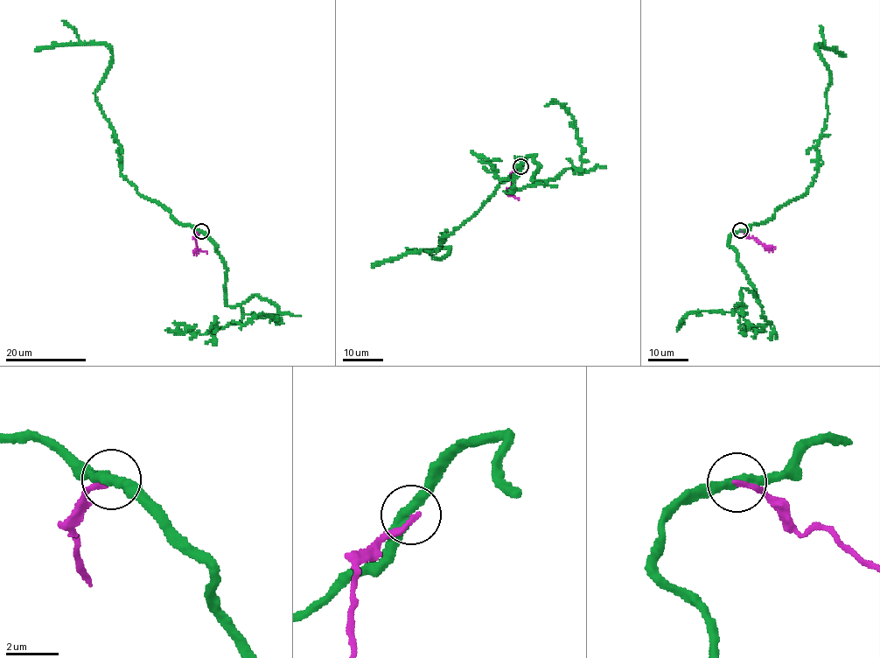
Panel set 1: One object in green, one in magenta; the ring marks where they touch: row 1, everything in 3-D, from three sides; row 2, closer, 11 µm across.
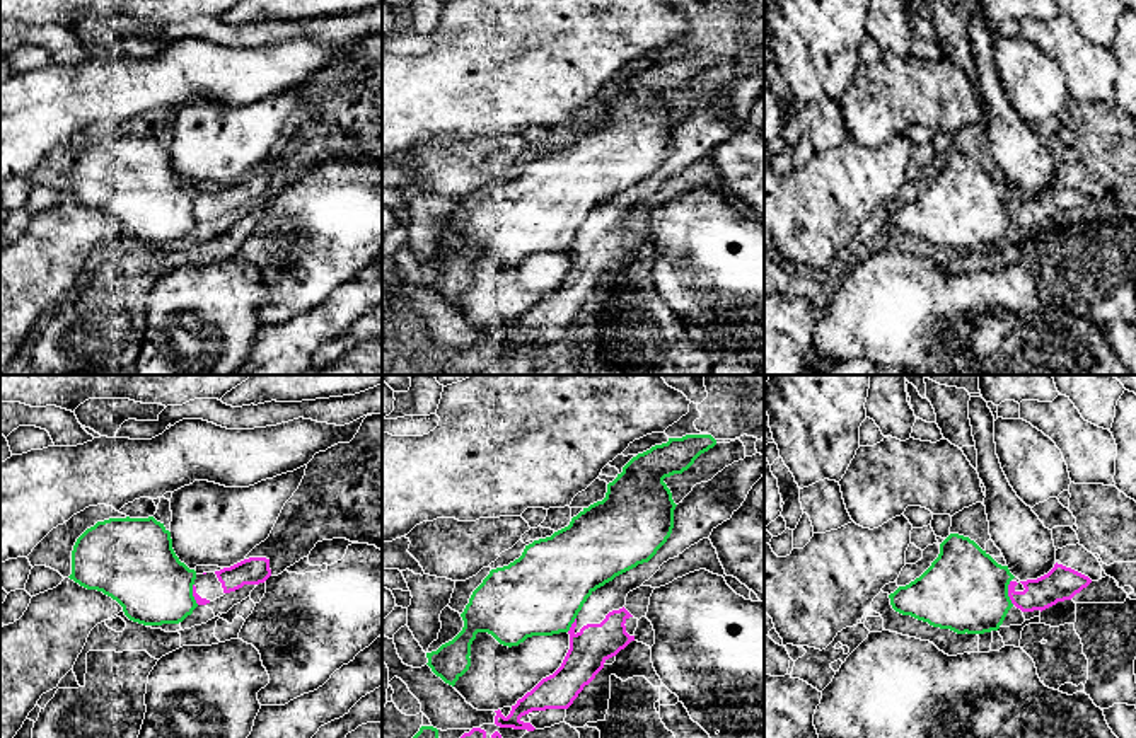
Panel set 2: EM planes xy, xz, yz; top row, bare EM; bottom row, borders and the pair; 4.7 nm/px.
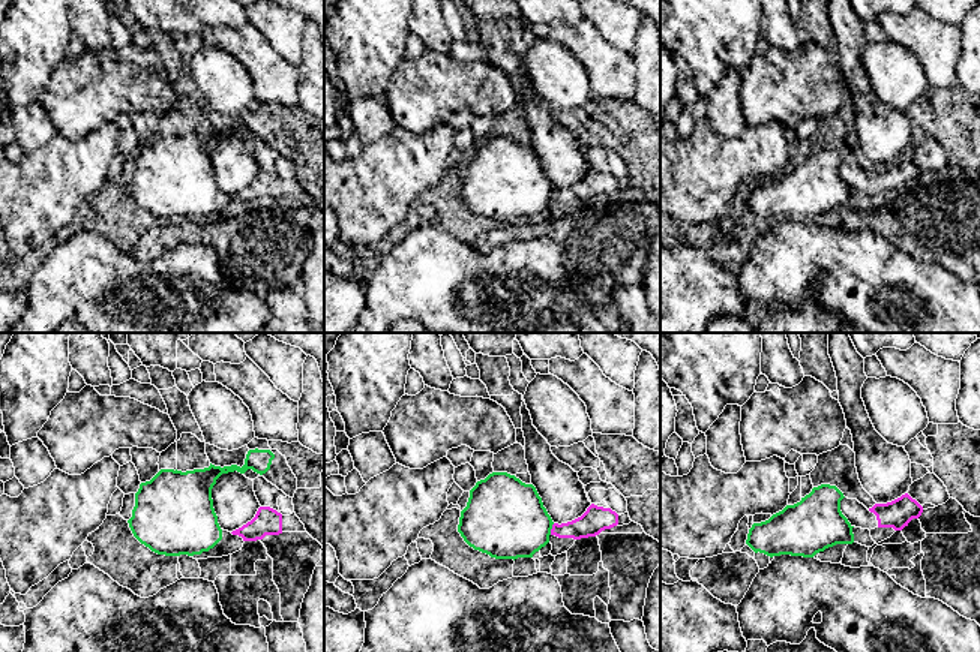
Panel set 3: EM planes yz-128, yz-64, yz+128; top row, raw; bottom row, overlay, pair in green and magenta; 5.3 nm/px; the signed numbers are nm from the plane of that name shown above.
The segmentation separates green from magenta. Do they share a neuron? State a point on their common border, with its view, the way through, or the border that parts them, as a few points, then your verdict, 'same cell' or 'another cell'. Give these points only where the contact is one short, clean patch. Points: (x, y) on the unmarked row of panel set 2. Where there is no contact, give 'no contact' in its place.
yz (1007, 210) | along yz (1010, 198), (1008, 217), (1014, 222) | another cell

